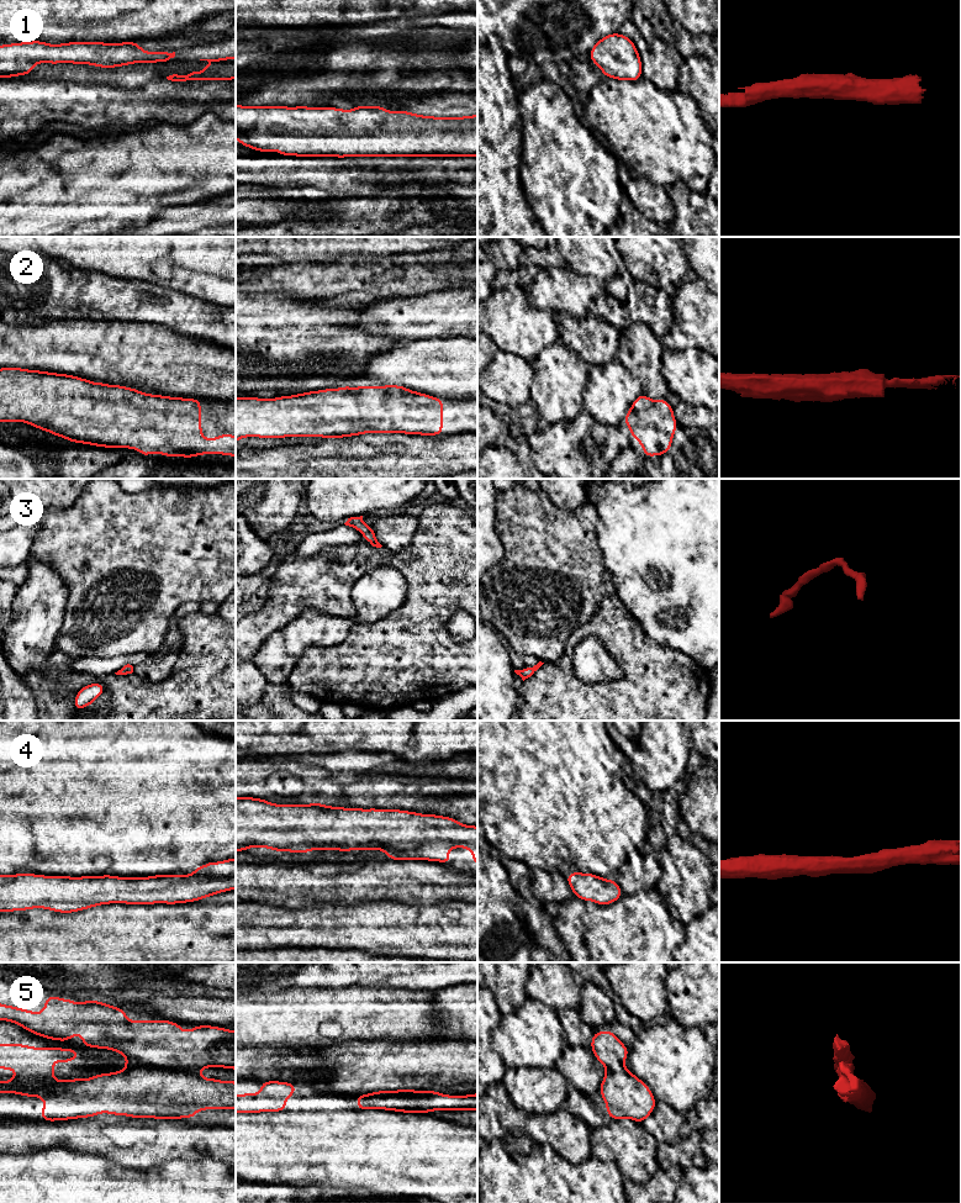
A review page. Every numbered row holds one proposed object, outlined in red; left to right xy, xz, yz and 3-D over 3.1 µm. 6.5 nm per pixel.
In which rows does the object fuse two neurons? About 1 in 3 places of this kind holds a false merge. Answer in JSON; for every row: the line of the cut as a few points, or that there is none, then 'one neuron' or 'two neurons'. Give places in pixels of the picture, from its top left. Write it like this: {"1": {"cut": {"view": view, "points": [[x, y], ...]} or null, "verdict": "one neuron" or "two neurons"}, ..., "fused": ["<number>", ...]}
{"1": {"cut": null, "verdict": "one neuron"}, "2": {"cut": null, "verdict": "one neuron"}, "3": {"cut": null, "verdict": "one neuron"}, "4": {"cut": null, "verdict": "one neuron"}, "5": {"cut": {"view": "xy", "points": [[133, 1058], [167, 1050], [181, 1067], [197, 1069]]}, "verdict": "two neurons"}, "fused": ["5"]}

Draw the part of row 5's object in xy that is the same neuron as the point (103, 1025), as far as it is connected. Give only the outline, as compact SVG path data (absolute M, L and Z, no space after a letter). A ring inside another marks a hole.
M57 996L44 998L44 1011L33 1013L0 1003L0 1019L16 1023L25 1030L42 1038L68 1041L78 1036L81 1029L84 1048L109 1049L136 1060L147 1059L157 1050L169 1051L184 1070L223 1067L236 1070L236 1031L212 1025L195 1025L184 1031L178 1022L165 1019L134 1020L126 1017L123 1008L117 1008L100 1001L84 998L84 1004L74 999L63 999Z

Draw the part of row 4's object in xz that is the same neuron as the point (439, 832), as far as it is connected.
M236 797L236 851L248 848L270 848L273 853L306 854L310 850L353 849L382 850L387 860L426 860L442 864L453 859L447 849L464 848L472 851L477 865L477 827L460 824L455 818L421 814L402 809L326 807L324 803L276 804L255 797Z

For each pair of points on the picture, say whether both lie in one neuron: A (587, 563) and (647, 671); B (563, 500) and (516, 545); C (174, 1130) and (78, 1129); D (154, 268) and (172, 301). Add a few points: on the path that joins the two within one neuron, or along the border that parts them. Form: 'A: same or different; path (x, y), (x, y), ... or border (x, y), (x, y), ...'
A: different; border (614, 594), (607, 595), (589, 620)
B: different; border (544, 491), (563, 510), (575, 510), (585, 502)
C: same; path (151, 1135), (101, 1135)
D: different; border (168, 291), (173, 291), (177, 295)

